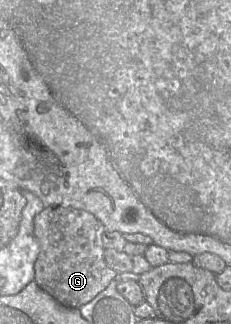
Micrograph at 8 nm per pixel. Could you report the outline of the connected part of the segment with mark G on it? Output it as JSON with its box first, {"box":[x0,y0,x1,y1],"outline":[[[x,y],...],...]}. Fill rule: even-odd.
{"box":[33,207,118,308],"outline":[[[44,207],[33,220],[40,246],[34,264],[34,281],[64,306],[80,308],[116,279],[118,273],[104,259],[102,234],[106,230],[92,214],[73,207]]]}

